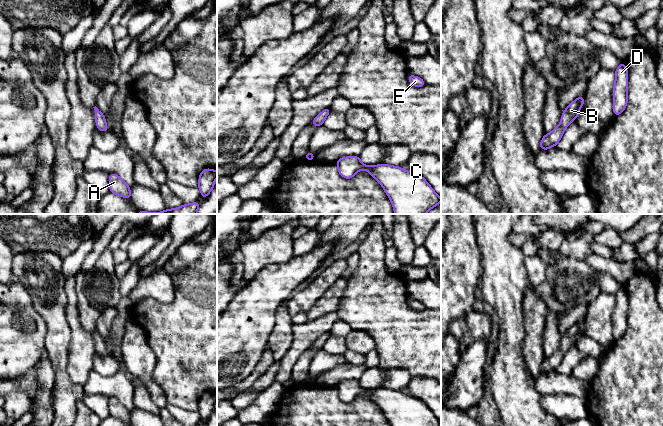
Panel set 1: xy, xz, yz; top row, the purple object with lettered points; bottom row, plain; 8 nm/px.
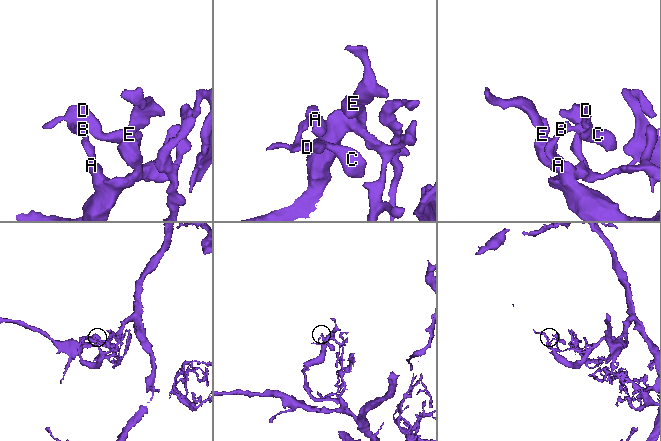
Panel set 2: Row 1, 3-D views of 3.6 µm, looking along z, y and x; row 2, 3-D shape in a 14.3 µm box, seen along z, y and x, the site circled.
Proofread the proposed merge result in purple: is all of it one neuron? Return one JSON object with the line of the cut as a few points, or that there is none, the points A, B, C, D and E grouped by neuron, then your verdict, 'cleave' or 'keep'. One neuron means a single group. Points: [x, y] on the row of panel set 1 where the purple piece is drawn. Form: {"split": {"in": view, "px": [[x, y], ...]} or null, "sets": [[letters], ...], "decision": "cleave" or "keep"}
{"split": null, "sets": [["A", "B", "C", "D", "E"]], "decision": "keep"}

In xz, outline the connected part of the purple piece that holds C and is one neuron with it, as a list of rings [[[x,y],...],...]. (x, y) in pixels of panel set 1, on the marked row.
[[[359,156],[342,157],[336,161],[339,174],[345,179],[351,179],[361,170],[366,170],[376,179],[388,195],[395,214],[425,214],[433,207],[441,203],[441,198],[432,189],[423,176],[415,172],[404,170],[402,167],[387,164],[367,166],[363,164]]]

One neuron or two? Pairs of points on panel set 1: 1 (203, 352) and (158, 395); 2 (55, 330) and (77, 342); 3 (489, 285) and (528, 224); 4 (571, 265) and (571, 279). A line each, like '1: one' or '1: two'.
1: two
2: two
3: two
4: one

